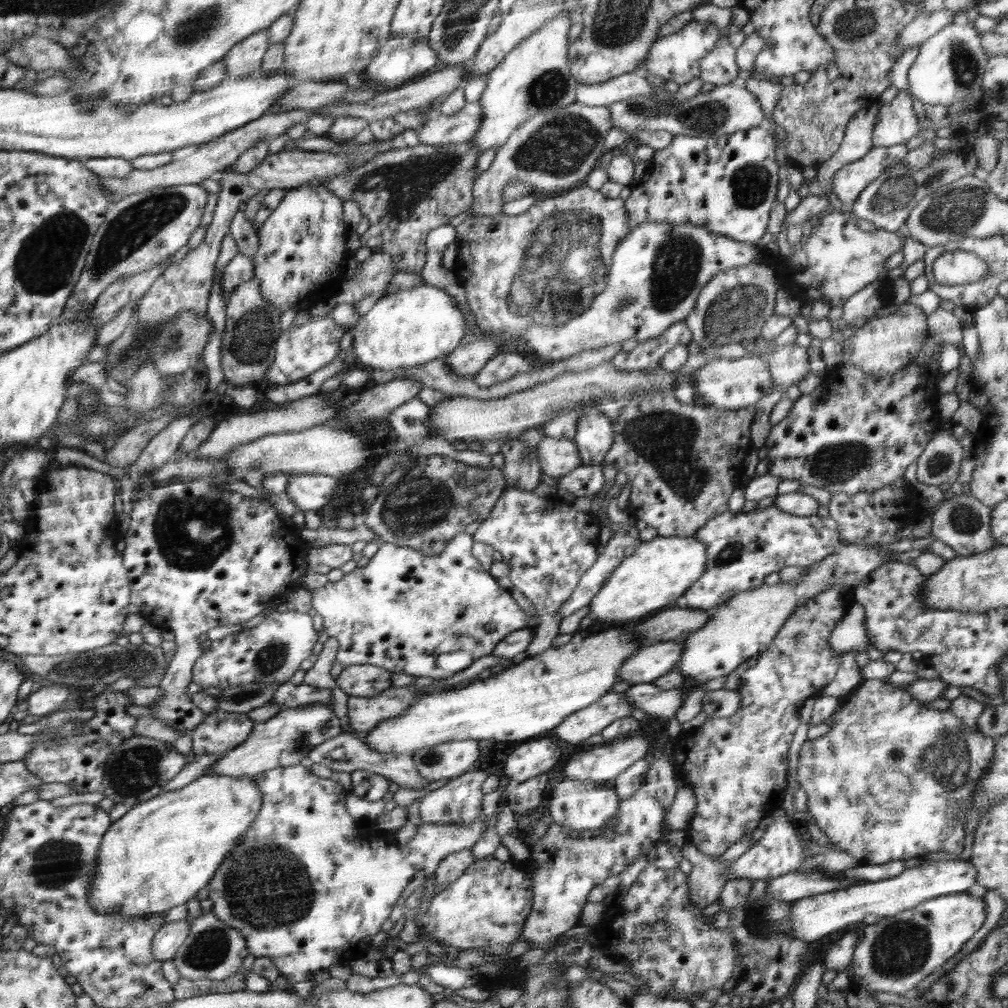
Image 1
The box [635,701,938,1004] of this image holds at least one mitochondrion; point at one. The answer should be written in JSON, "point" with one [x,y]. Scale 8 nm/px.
{"point":[901,948]}

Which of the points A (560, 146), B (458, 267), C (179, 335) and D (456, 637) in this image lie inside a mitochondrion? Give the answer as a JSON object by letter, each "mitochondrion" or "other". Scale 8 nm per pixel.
{"A":"mitochondrion","B":"other","C":"mitochondrion","D":"mitochondrion"}

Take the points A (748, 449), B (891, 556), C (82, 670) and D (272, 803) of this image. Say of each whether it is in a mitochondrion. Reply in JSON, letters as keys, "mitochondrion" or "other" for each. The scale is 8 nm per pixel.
{"A":"other","B":"other","C":"mitochondrion","D":"other"}

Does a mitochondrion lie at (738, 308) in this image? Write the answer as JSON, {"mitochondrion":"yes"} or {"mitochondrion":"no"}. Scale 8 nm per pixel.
{"mitochondrion":"yes"}

